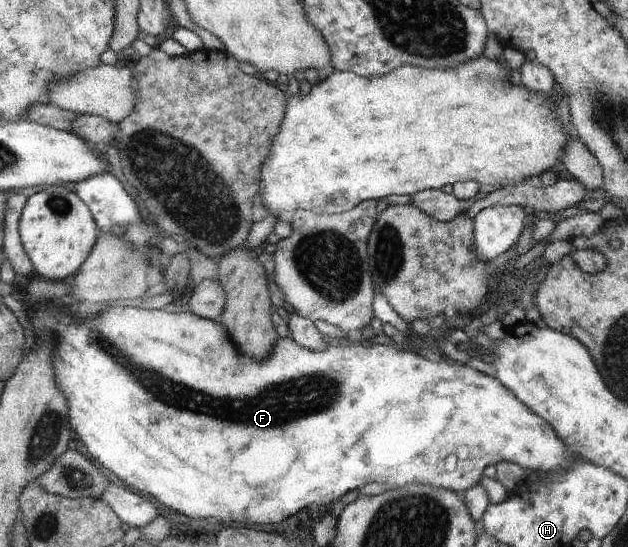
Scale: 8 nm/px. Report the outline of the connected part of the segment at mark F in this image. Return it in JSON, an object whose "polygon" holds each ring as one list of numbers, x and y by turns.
{"polygon":[[17,295,17,300,21,300,28,306,29,310,29,318,31,323,31,330,33,330,33,334,35,336,35,340,37,339,45,339,48,335,50,335,50,339,48,342,52,345,52,369,54,370,54,381,56,387,59,389,61,395,64,396,68,406,68,421,71,425,73,430,73,435,76,440,81,440,83,442,83,446,87,448,89,454,91,454,92,458,97,460,101,466,105,466,107,470,111,470,113,474,116,474,123,480,127,487,135,488,135,490,143,490,146,494,151,494,154,496,159,502,162,502,167,506,167,508,173,508,173,510,177,510,181,514,185,514,185,516,189,516,189,518,215,518,217,522,223,522,223,524,227,524,227,522,233,522,233,524,238,524,246,522,249,524,279,524,283,522,286,518,297,514,300,510,303,510,305,507,309,506,313,502,313,504,318,504,318,506,327,506,327,504,331,504,331,502,339,501,340,498,343,498,347,492,351,492,354,490,359,490,359,488,363,488,365,484,369,484,369,482,383,482,383,484,389,484,391,486,391,482,393,482,393,486,395,488,399,488,399,486,405,486,407,482,411,484,411,482,421,483,421,484,428,484,434,486,435,488,444,488,448,491,453,491,458,494,458,492,467,490,472,486,480,483,480,480,483,475,483,469,490,464,497,464,499,461,511,461,514,463,519,464,522,466,526,471,531,472,547,472,547,471,554,471,555,469,561,468,563,465,567,463,572,463,573,461,581,461,581,458,577,457,572,451,570,451,564,444,563,441,556,435,556,432,551,428,551,425,548,422,545,422,540,416,537,416,534,412,531,412,516,396,511,392,508,388,505,388,496,377,490,377,489,375,484,375,481,371,475,370,470,366,463,365,455,361,454,364,449,364,449,362,445,362,442,360,441,362,431,362,421,355,417,355,413,352,405,351,405,350,397,350,392,345,369,345,366,343,350,343,349,346,329,346,326,345,321,350,317,351,310,351,302,346,299,346,291,337,289,338,278,338,276,343,273,345,273,348,270,350,267,358,264,358,262,361,259,359,254,359,245,353,242,353,238,348,237,345,231,340,231,337,228,335,226,328,223,326,223,323,220,323,218,320,214,321,211,319,204,319,200,316,197,316,193,313,168,313,166,311,157,310,157,309,142,309,140,307,107,307,105,310,102,310,100,313,95,313,90,319,79,321,69,312,65,311,65,306,56,307,48,305,47,303,52,300,44,300,40,299,29,299,24,300,24,296]]}

